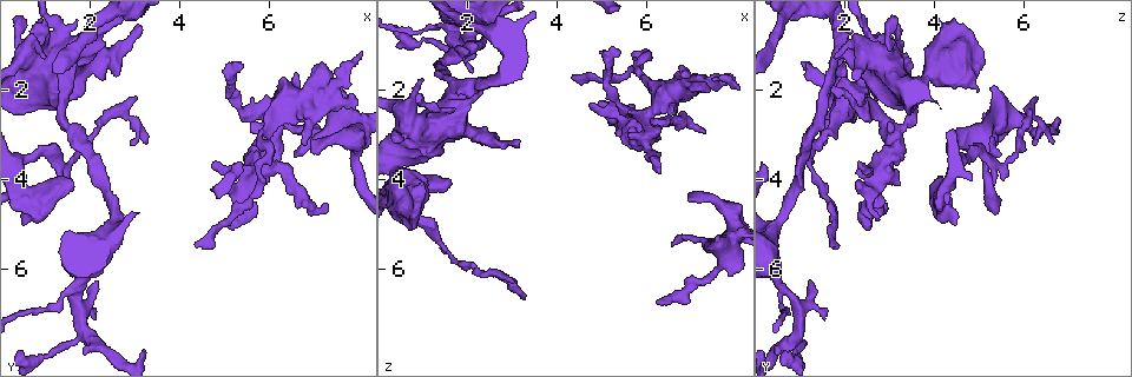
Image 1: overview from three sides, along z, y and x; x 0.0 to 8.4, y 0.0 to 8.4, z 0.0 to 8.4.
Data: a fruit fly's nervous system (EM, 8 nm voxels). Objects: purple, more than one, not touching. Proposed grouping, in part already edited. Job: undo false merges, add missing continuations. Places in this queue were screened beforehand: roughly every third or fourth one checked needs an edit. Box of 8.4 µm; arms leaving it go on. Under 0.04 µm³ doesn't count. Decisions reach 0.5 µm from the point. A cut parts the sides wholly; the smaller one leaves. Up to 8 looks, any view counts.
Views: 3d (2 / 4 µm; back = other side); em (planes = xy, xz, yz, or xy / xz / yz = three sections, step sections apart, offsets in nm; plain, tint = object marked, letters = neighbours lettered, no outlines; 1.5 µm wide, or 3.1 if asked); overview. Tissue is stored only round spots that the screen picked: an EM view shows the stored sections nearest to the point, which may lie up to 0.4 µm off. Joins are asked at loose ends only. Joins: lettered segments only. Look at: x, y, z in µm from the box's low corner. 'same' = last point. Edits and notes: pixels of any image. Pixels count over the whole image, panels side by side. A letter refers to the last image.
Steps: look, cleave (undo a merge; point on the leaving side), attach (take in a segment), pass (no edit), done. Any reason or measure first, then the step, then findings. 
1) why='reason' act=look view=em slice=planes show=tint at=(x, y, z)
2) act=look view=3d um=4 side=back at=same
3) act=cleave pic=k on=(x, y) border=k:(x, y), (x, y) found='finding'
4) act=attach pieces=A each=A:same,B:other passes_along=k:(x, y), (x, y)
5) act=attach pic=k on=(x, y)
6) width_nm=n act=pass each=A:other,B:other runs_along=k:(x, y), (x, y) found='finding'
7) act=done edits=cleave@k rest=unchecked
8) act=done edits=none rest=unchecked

why='branch stops here' act=look view=3d um=4 at=(6.20, 2.70, 6.70)

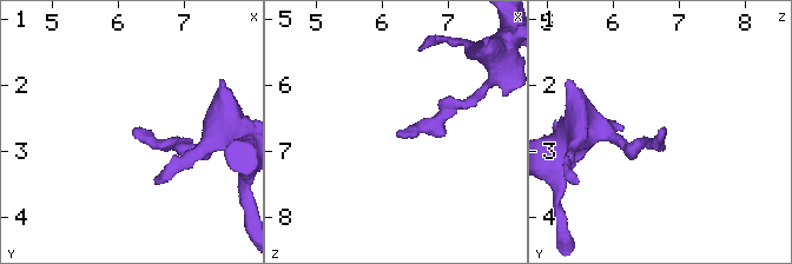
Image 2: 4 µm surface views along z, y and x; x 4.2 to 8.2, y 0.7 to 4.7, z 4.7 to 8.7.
act=look view=em slice=planes show=letters at=(6.25, 2.75, 6.75)

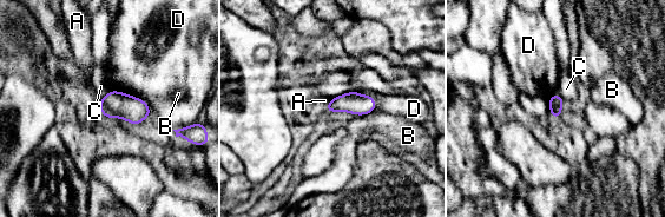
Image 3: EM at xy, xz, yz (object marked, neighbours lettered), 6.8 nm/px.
width_nm=100 act=pass each=A:other,B:other,C:other,D:other border=3:(98, 102), (99, 105) found='none of them fits'

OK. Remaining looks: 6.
act=look view=em slice=xz step=4 show=tint at=(5.80, 3.65, 2.90)

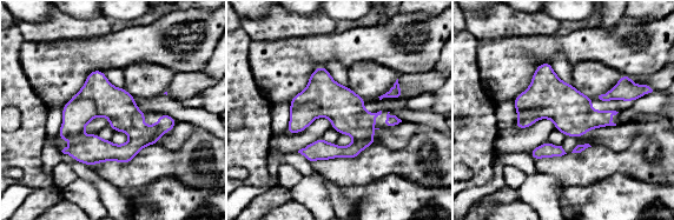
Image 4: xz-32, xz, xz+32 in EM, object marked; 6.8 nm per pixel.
why='what lies round it' act=look view=em slice=xz step=4 show=letters at=same

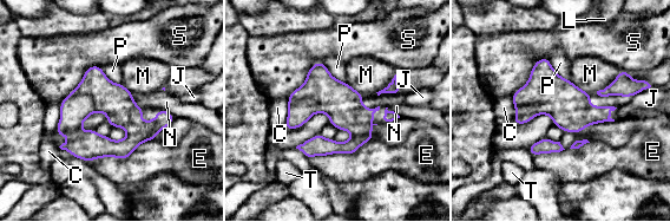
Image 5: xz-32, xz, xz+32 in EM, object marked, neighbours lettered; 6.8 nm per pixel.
act=pass each=C:other,E:other,J:other,L:other,M:other,N:other,P:other,S:other,T:other runs_along=5:(170, 117), (126, 147), (64, 147) found='all the same cell'

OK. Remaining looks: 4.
why='an open end' act=look view=em slice=yz step=4 show=tint at=(1.60, 4.00, 4.10)

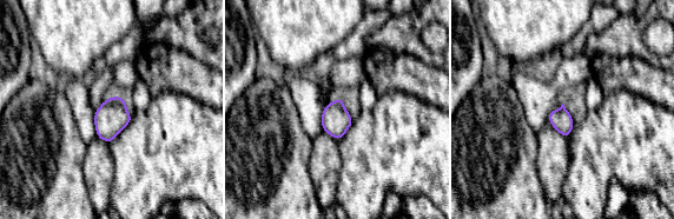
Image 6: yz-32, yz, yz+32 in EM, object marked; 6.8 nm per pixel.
why='another direction' act=look view=em slice=planes show=letters at=same

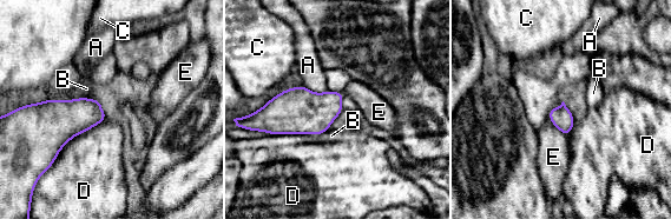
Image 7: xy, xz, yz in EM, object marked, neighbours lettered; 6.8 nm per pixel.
act=pass each=A:other,B:other,C:other,D:other,E:other border=7:(302, 85), (315, 92), (328, 90) found='none of them fits'

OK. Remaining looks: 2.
act=done edits=none rest=unchecked

